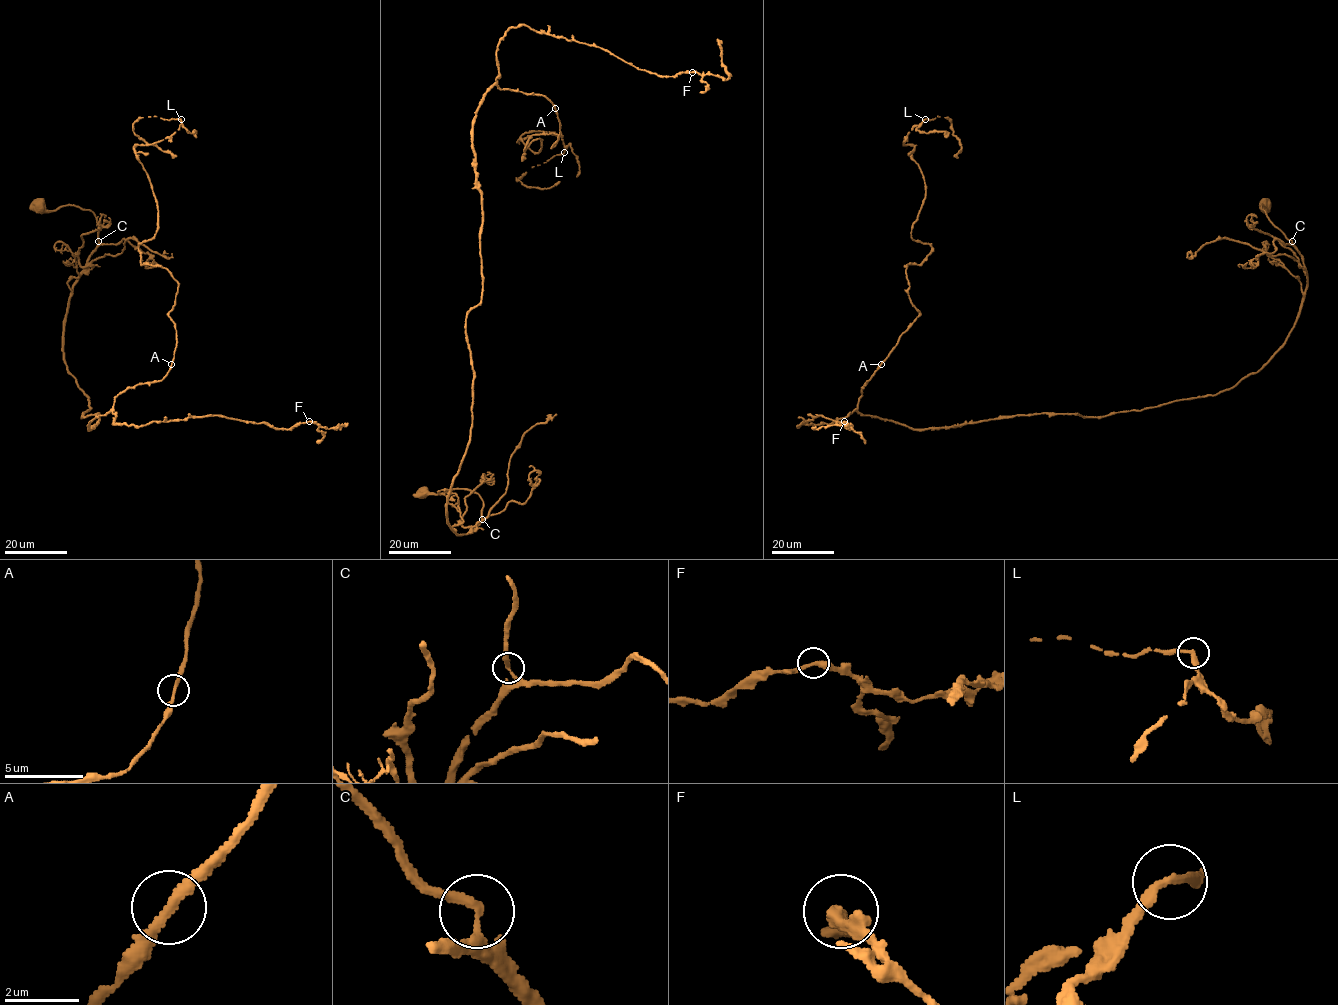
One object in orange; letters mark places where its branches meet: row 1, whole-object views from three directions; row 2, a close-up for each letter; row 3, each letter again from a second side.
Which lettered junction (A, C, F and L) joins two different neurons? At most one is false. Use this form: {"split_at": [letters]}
{"split_at": []}

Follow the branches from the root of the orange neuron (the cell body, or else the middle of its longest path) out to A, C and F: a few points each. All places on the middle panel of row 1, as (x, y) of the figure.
A: (421, 493), (473, 491), (482, 520), (458, 535), (447, 517), (482, 288), (475, 111), (494, 85), (555, 108)
C: (421, 493), (423, 490), (431, 494), (453, 489), (473, 491), (483, 502), (481, 519)
F: (421, 493), (473, 491), (482, 520), (458, 535), (447, 495), (499, 41), (692, 72)

